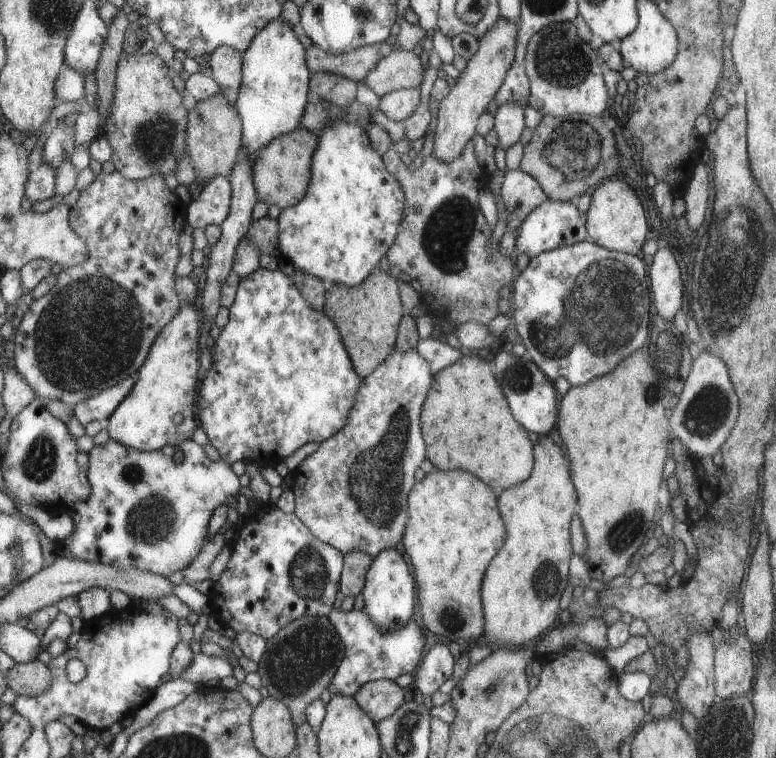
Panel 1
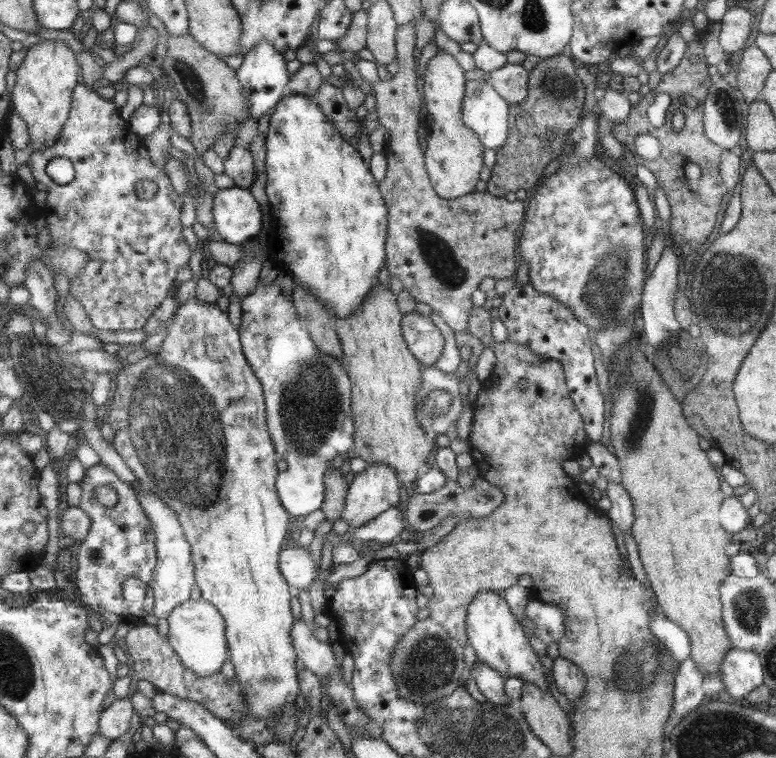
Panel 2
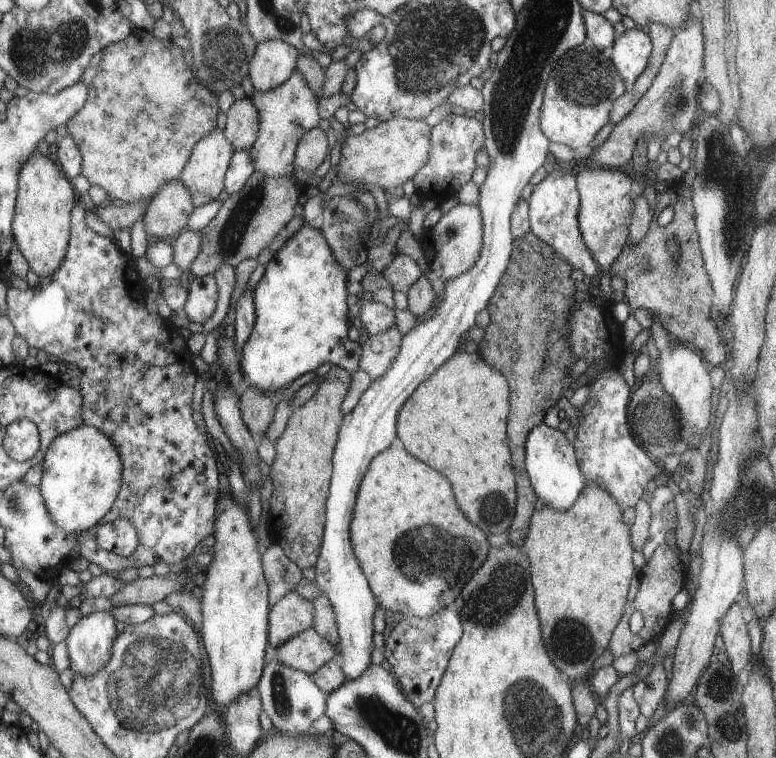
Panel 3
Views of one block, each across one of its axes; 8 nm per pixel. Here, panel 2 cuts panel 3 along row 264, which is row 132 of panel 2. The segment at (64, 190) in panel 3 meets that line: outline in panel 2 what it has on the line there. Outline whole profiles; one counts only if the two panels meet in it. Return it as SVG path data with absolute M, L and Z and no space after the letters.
M44 40L28 48L25 57L23 65L16 71L18 80L13 91L13 109L29 125L34 150L41 151L53 147L64 132L83 70L76 52L66 40Z

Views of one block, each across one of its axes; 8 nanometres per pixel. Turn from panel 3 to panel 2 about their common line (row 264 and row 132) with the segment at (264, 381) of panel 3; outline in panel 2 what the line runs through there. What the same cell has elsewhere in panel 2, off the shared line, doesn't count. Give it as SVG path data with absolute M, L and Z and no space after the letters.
M292 93L280 99L270 118L269 129L265 133L265 147L267 152L265 171L267 172L268 180L265 191L269 198L274 224L273 240L268 245L266 260L274 262L276 268L280 268L282 271L286 267L286 270L293 274L293 279L296 283L304 285L314 296L325 302L333 316L345 319L357 310L365 296L374 288L380 267L385 264L384 242L386 242L389 234L388 204L384 204L382 194L380 194L381 190L378 190L375 178L372 178L372 174L368 172L368 166L362 162L362 158L356 152L356 148L340 134L334 123L322 112L320 105L308 96Z

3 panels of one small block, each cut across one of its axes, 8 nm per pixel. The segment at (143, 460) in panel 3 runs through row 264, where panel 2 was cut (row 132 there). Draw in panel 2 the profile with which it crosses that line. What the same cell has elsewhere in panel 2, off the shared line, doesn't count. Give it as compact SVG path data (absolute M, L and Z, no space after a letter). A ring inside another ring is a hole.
M80 84L76 88L74 94L74 103L70 120L66 123L64 132L62 132L58 142L53 147L35 151L28 161L28 165L33 172L36 183L40 182L40 184L45 184L48 187L47 206L49 210L46 219L49 221L49 230L51 231L51 246L54 248L63 248L63 250L77 248L82 252L88 253L88 264L77 277L71 280L71 292L80 299L80 302L86 307L87 313L90 315L95 327L100 330L136 330L143 328L148 318L154 314L158 305L166 298L172 286L172 282L174 282L174 278L176 278L176 272L180 270L180 266L184 266L184 264L188 265L188 260L190 260L192 256L190 246L186 244L186 240L184 240L184 236L182 236L182 224L180 224L180 206L182 206L182 200L180 200L180 196L176 194L176 190L170 186L168 175L164 174L164 171L153 163L148 149L142 146L142 140L138 138L135 132L132 132L130 125L130 121L122 116L121 108L118 108L112 100L103 100L98 92L95 92L87 85ZM58 157L69 158L74 161L75 167L77 168L77 175L76 180L74 180L72 184L58 184L54 178L48 174L48 165L52 160ZM141 178L153 180L158 185L159 189L157 194L150 200L139 199L138 195L136 195L134 184Z

